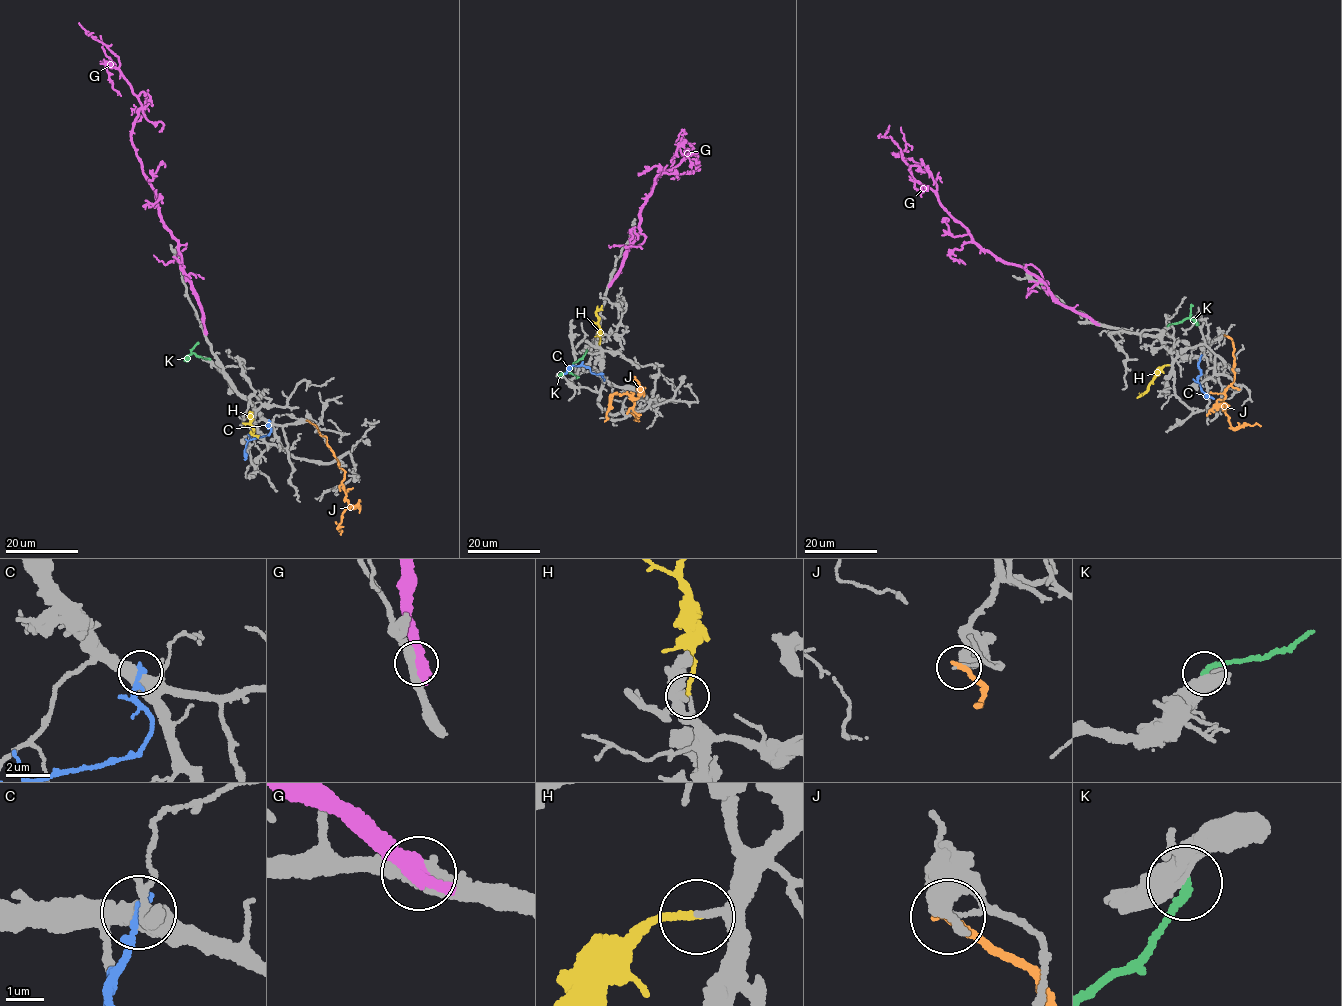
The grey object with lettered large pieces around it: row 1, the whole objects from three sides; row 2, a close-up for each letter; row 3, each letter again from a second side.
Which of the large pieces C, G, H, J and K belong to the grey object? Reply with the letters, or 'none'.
H

